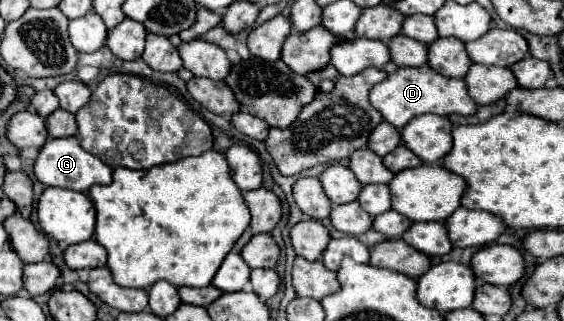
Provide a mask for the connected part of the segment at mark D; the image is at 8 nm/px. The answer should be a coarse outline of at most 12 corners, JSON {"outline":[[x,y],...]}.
{"outline":[[399,68],[371,90],[395,128],[421,114],[475,114],[461,78]]}

